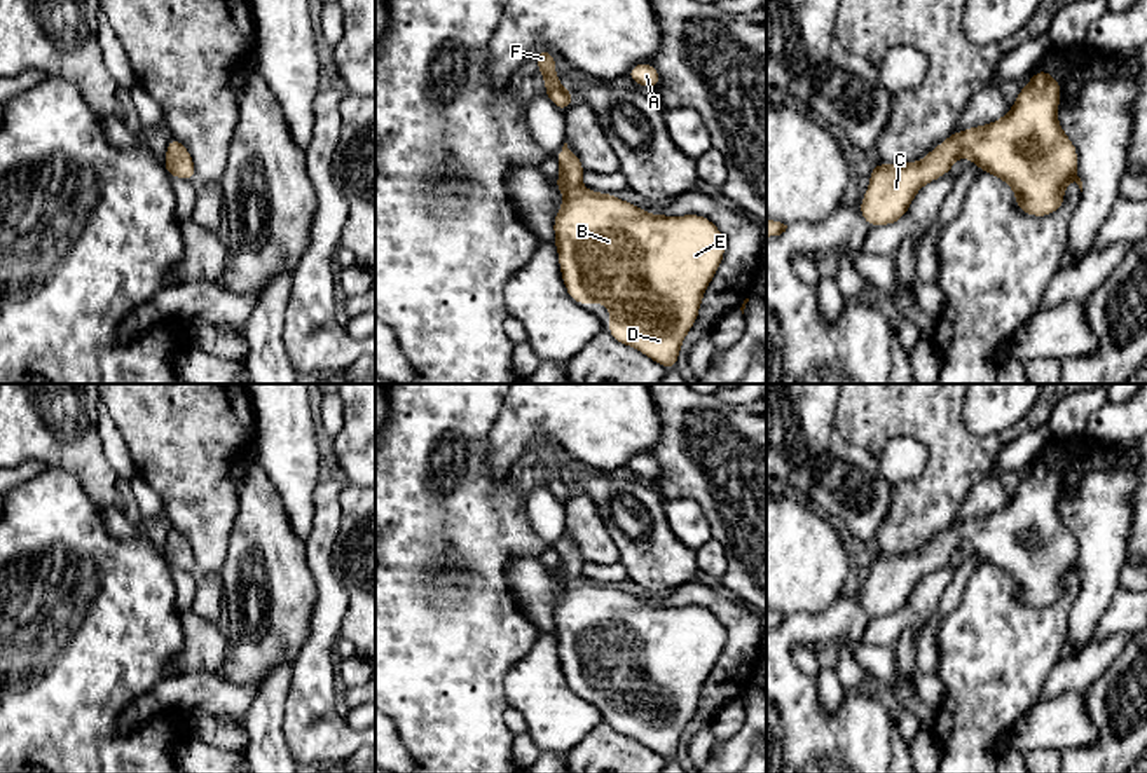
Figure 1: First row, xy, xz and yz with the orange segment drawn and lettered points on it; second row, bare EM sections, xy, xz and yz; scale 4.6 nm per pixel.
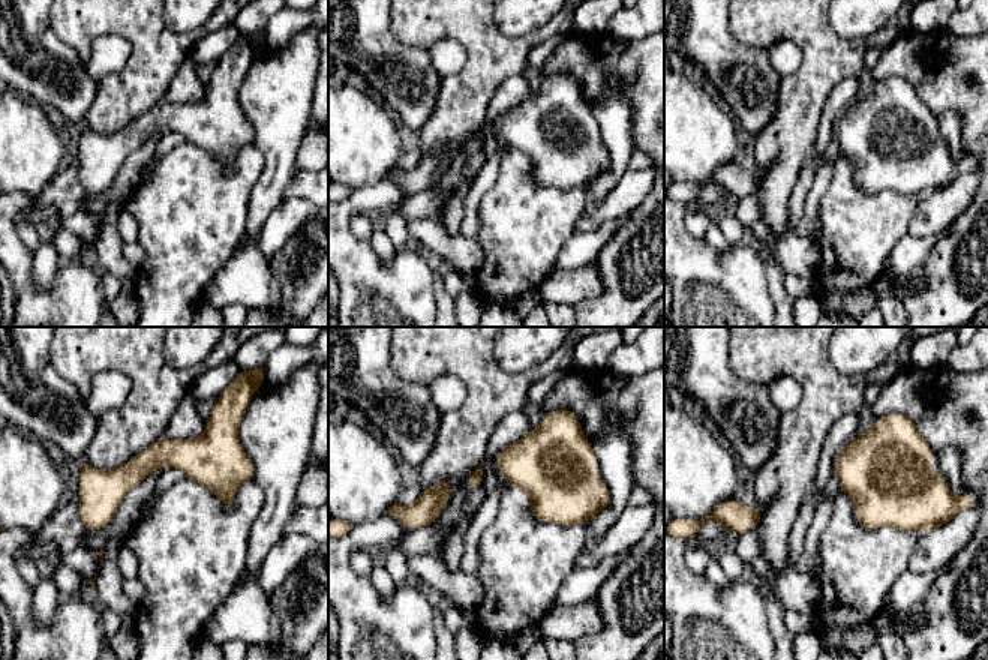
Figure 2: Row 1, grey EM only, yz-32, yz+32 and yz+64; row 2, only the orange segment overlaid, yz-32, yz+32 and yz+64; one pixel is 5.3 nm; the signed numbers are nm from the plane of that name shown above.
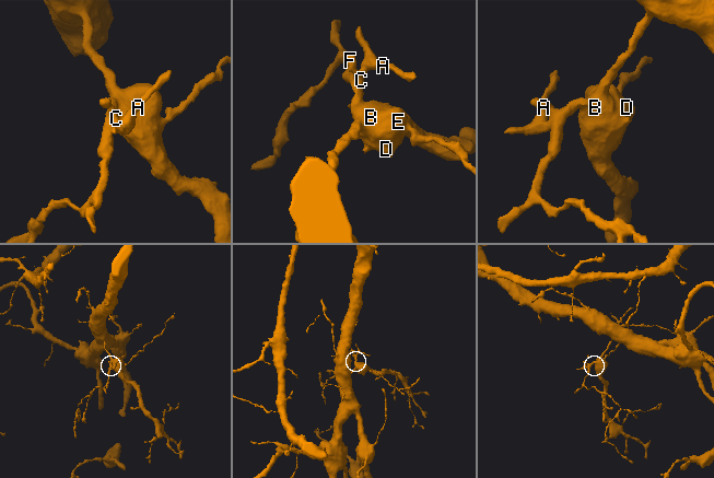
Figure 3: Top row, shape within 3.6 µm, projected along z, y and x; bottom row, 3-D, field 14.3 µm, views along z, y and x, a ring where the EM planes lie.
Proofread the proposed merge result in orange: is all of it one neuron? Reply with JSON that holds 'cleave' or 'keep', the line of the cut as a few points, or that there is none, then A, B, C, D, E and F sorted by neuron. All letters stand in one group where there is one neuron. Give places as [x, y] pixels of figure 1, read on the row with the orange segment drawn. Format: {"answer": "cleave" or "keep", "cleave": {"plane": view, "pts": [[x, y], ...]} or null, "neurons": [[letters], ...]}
{"answer": "keep", "cleave": null, "neurons": [["A", "B", "C", "D", "E", "F"]]}

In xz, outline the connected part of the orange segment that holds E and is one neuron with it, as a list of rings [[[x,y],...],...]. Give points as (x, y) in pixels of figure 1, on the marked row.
[[[567,143],[553,154],[560,166],[560,176],[553,181],[564,194],[564,204],[555,213],[553,244],[559,250],[559,263],[567,295],[580,304],[609,305],[609,335],[625,345],[632,345],[644,356],[669,370],[677,366],[681,344],[698,318],[700,302],[725,257],[725,236],[705,216],[649,215],[644,208],[618,199],[615,194],[585,190],[581,180],[583,164]]]

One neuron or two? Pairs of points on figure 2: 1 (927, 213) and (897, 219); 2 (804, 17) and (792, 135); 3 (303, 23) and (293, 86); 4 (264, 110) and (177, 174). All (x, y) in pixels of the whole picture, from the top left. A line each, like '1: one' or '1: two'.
1: two
2: one
3: two
4: two

